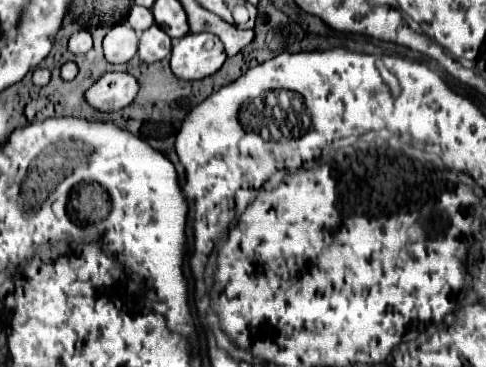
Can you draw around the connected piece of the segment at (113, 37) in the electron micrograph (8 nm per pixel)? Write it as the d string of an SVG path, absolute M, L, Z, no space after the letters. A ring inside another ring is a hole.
M117 23L105 35L103 49L109 63L127 63L137 53L137 35L127 23Z

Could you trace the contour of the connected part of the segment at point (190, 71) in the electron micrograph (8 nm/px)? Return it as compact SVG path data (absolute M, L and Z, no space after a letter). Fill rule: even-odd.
M187 33L173 45L171 71L185 81L203 79L221 69L225 61L223 43L211 33Z

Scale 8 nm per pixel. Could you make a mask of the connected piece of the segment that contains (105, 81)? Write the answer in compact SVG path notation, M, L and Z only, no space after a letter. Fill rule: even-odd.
M105 73L85 97L99 111L117 111L131 105L137 93L139 81L131 73Z

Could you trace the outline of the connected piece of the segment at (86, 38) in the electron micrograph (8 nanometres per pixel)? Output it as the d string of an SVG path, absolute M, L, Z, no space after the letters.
M85 29L77 31L77 33L71 35L71 39L69 39L69 51L75 53L75 55L87 53L91 47L93 47L93 37L91 37L91 33L85 31Z

